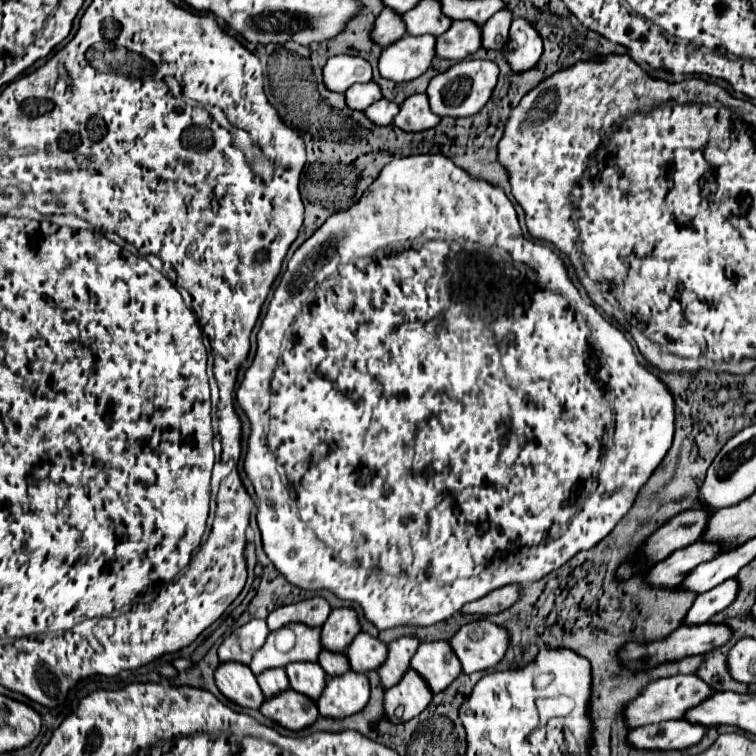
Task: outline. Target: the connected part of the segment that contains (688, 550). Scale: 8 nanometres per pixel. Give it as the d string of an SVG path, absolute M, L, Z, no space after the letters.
M698 540L696 544L690 544L686 548L680 548L672 552L666 560L658 562L648 576L656 580L656 586L680 586L684 578L702 562L708 562L720 554L718 542L704 542Z

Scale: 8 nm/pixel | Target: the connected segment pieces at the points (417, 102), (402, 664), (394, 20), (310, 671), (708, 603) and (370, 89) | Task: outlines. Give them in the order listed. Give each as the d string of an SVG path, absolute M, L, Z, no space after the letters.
M412 94L408 100L404 100L398 116L394 118L394 124L408 132L430 130L438 126L438 122L440 122L440 116L430 110L426 94Z
M400 636L400 638L396 638L394 642L388 644L388 658L378 668L384 688L398 684L398 680L408 670L412 652L416 652L418 644L420 644L420 640L416 636Z
M384 8L376 18L376 28L372 30L372 38L376 38L378 44L386 48L392 42L400 40L404 34L406 34L406 24L402 20L402 14L394 12L392 8Z
M292 662L286 666L290 688L300 694L306 694L312 700L320 698L320 692L326 684L326 672L318 662Z
M728 578L722 584L714 586L712 590L698 594L694 606L688 612L688 620L684 624L702 624L708 622L716 612L728 608L740 592L740 582L738 578Z
M370 80L368 84L354 84L352 88L346 90L346 102L352 110L364 110L380 98L382 98L380 86L374 80Z

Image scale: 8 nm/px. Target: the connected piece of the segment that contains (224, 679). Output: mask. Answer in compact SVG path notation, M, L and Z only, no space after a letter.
M222 662L216 668L216 684L220 692L246 708L260 708L264 702L264 694L258 686L254 672L240 662Z

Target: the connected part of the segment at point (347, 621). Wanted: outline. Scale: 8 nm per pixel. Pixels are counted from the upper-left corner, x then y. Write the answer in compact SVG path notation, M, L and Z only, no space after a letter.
M334 608L322 626L322 646L334 652L346 652L348 644L360 632L354 608Z

